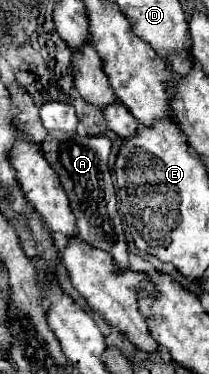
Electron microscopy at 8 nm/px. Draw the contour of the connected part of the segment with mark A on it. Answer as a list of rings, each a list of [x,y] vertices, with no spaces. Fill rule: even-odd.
[[[55,130],[43,138],[39,150],[43,152],[49,166],[59,174],[59,180],[77,216],[77,230],[83,242],[87,242],[93,248],[109,252],[119,268],[129,268],[123,218],[117,212],[115,186],[109,168],[111,140],[103,134],[79,134],[79,132]]]

